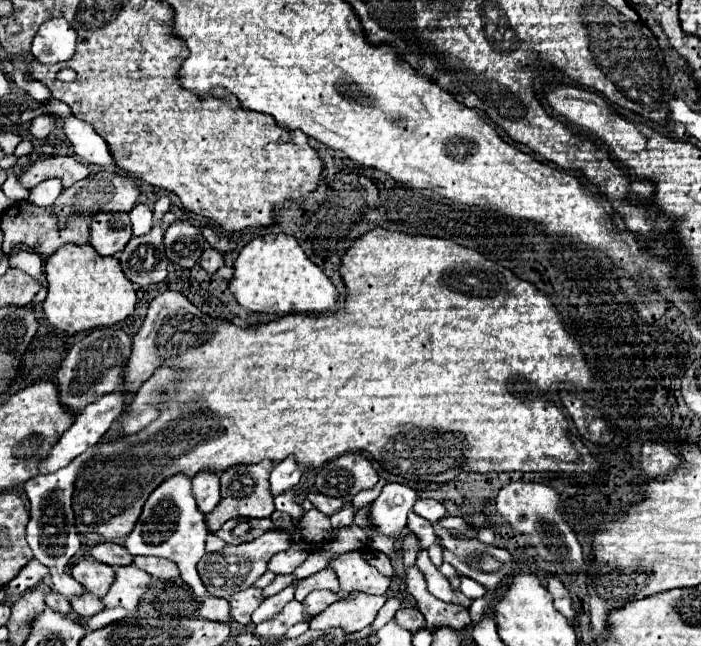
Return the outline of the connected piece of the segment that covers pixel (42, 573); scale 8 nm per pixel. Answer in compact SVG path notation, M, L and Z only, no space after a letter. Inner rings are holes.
M30 560L28 566L24 566L24 570L20 570L20 574L8 582L8 586L4 588L8 594L24 594L26 590L36 588L44 578L48 578L48 568L44 564L40 564L38 560Z

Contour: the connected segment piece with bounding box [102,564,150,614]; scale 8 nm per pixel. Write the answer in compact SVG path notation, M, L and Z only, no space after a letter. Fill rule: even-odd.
M132 564L116 568L116 580L102 602L106 608L120 606L136 614L138 600L148 590L148 584L150 584L150 576L144 570L138 570Z

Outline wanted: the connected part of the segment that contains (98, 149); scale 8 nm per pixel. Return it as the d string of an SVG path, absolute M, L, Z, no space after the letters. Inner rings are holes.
M68 116L68 118L60 118L60 128L64 130L64 134L68 136L74 154L78 158L82 158L88 164L98 164L106 170L116 170L116 164L112 162L112 154L108 154L108 146L102 140L102 136L94 130L92 124Z

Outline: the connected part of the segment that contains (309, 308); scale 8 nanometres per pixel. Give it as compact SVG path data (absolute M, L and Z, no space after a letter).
M266 234L252 238L234 260L234 276L228 282L238 304L258 314L324 312L336 304L336 288L322 270L308 260L290 234Z

